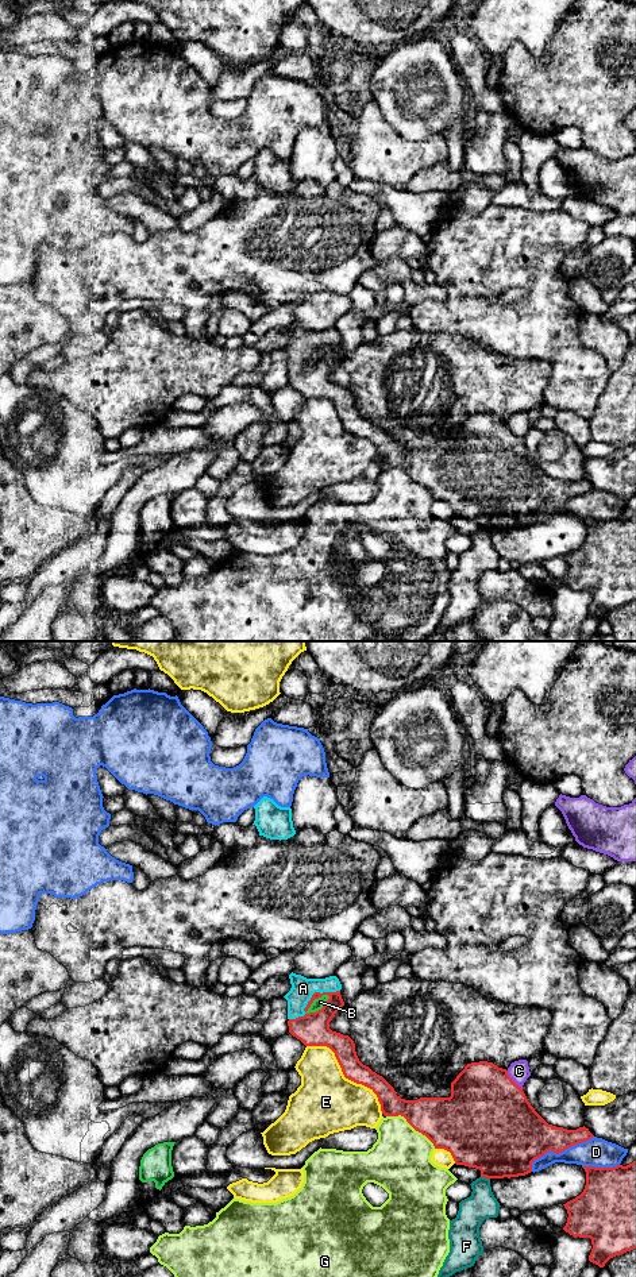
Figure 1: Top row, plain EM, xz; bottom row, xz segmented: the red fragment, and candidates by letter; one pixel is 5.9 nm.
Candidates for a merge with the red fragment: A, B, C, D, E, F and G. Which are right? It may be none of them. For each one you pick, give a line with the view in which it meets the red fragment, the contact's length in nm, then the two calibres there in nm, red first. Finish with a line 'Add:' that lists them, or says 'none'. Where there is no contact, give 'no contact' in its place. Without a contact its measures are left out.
A: contact in xz; length 260 nm; calibres 200 and 140 nm
Add: A

